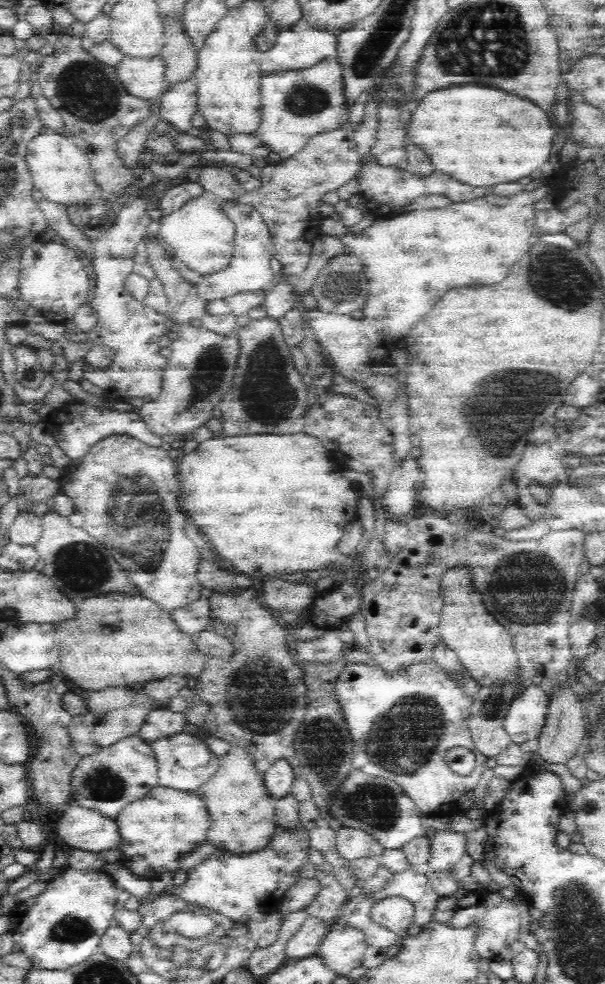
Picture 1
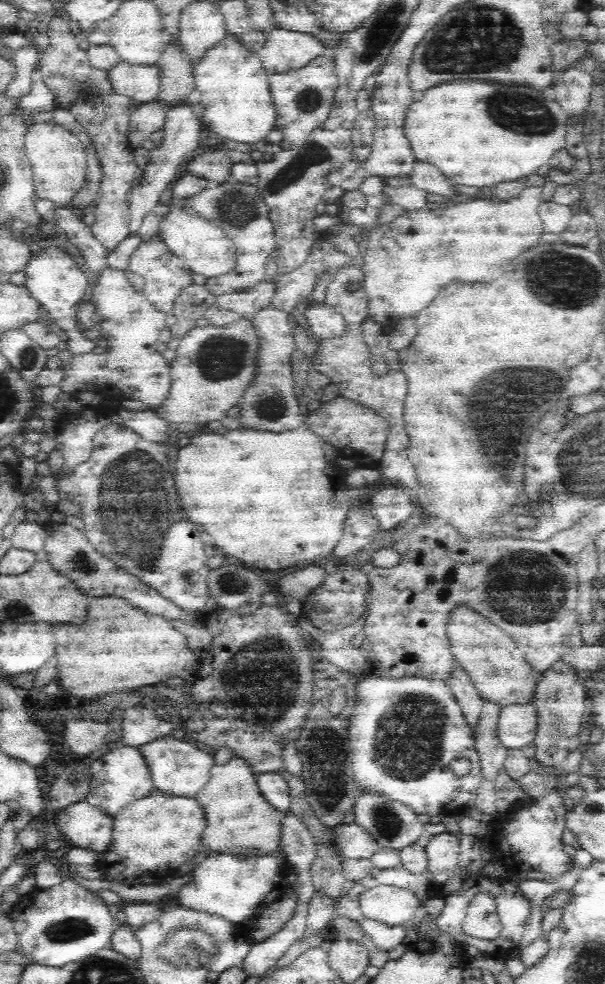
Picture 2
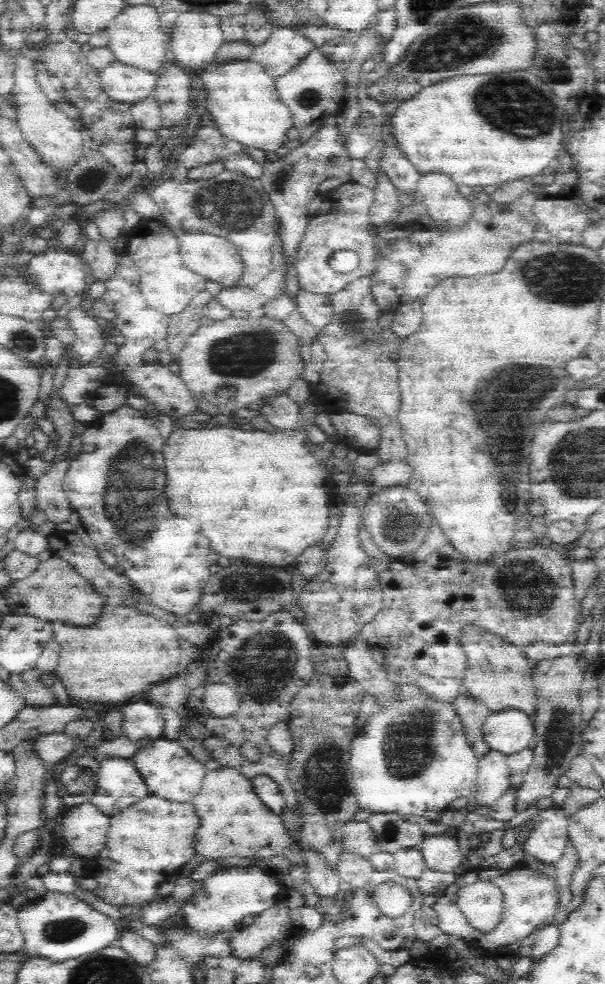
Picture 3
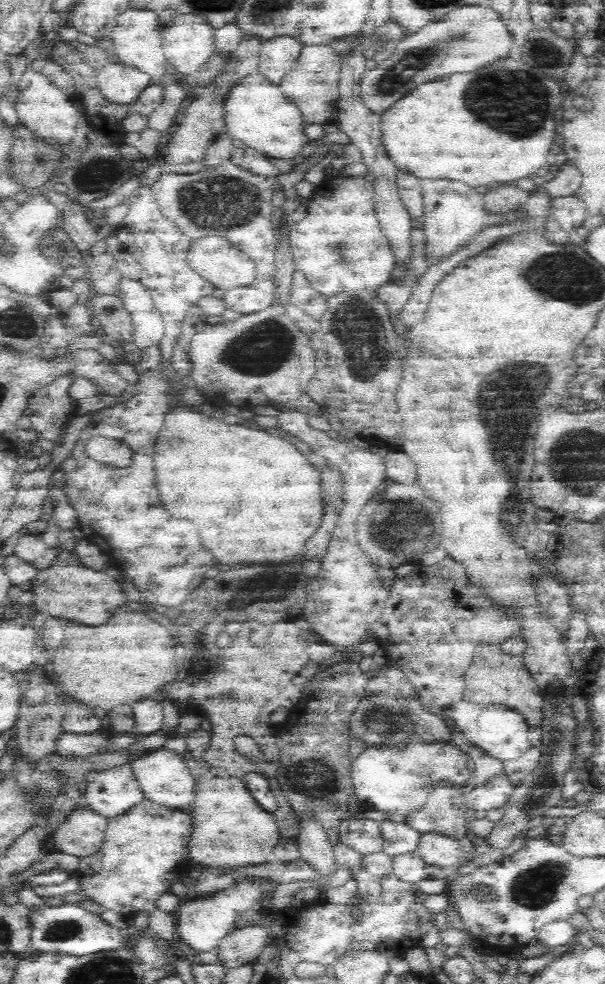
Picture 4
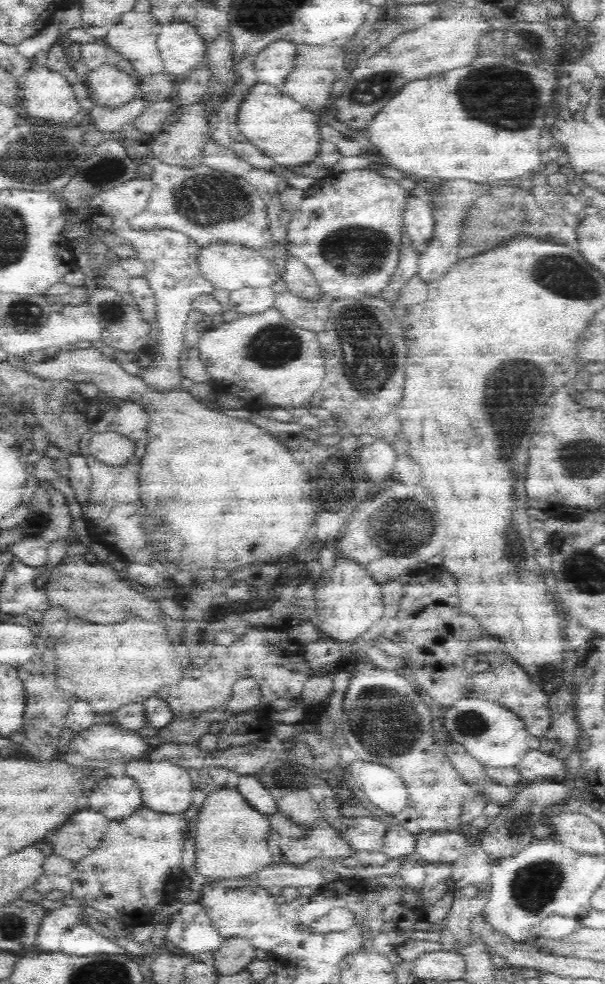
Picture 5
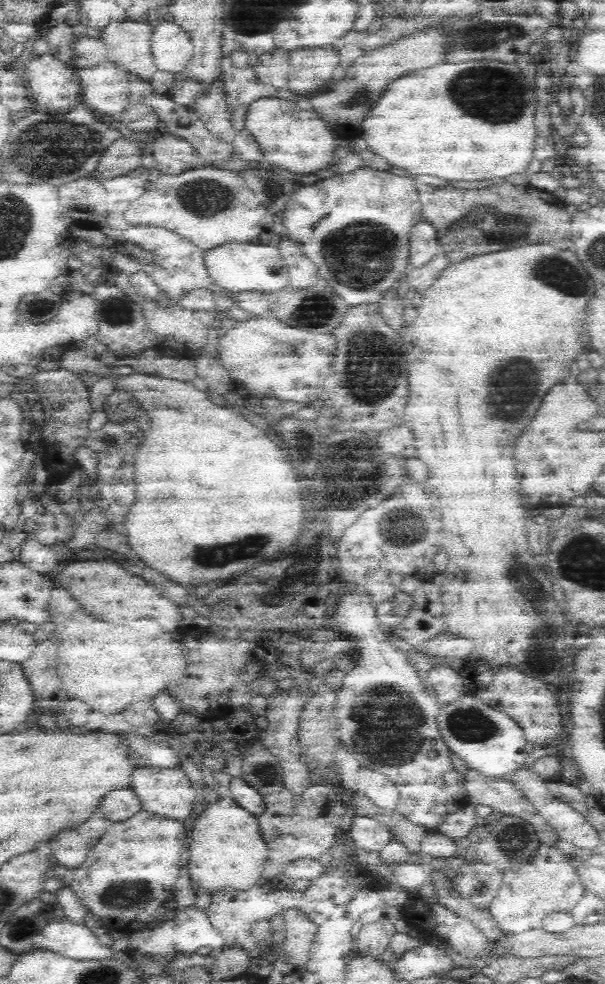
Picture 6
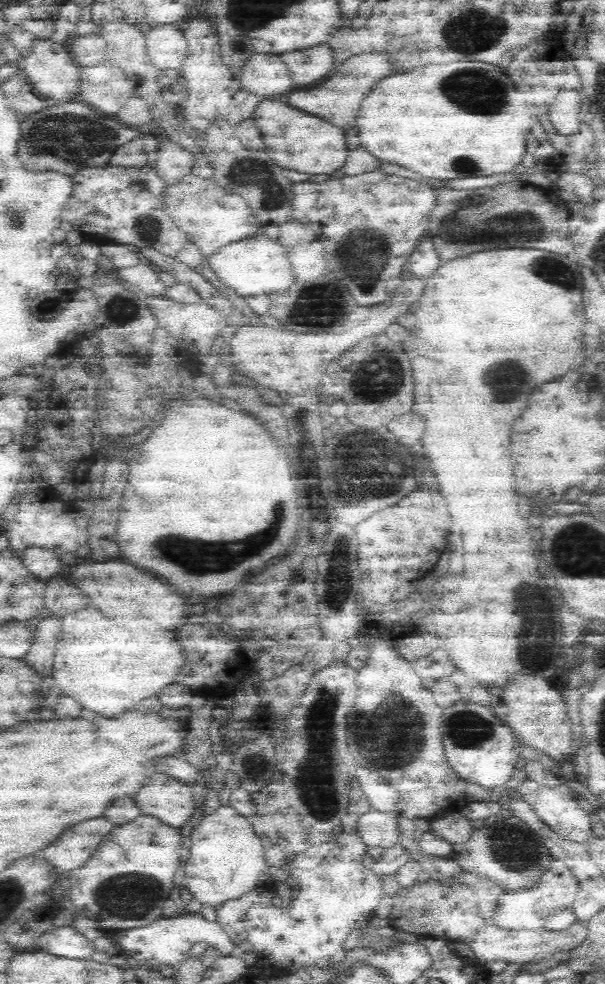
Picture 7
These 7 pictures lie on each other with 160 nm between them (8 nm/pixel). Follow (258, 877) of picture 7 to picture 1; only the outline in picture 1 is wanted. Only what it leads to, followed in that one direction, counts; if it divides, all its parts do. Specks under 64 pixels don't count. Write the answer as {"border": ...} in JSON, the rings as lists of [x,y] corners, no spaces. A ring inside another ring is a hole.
{"border":[[[232,747],[226,755],[219,757],[214,778],[197,792],[202,796],[212,820],[206,842],[214,844],[217,850],[242,855],[264,850],[272,842],[277,826],[277,802],[268,795],[263,778],[258,775],[252,755],[248,751]]]}

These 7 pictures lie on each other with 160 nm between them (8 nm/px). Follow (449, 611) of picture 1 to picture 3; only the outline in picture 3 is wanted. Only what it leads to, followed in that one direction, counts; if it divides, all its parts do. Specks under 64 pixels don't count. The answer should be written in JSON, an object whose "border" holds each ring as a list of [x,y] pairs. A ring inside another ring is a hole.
{"border":[[[475,626],[464,628],[460,641],[468,659],[461,686],[463,693],[487,706],[491,713],[516,709],[532,718],[536,712],[533,668],[530,666],[531,661],[522,656],[521,647],[516,648],[516,645]]]}

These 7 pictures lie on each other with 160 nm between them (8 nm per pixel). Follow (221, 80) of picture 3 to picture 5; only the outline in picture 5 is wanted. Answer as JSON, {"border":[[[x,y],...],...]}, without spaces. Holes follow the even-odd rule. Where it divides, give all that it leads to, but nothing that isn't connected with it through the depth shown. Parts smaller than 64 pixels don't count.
{"border":[[[257,82],[240,104],[237,129],[268,158],[272,158],[275,165],[290,169],[310,164],[318,158],[322,142],[318,118],[317,113],[285,95],[281,88]]]}

